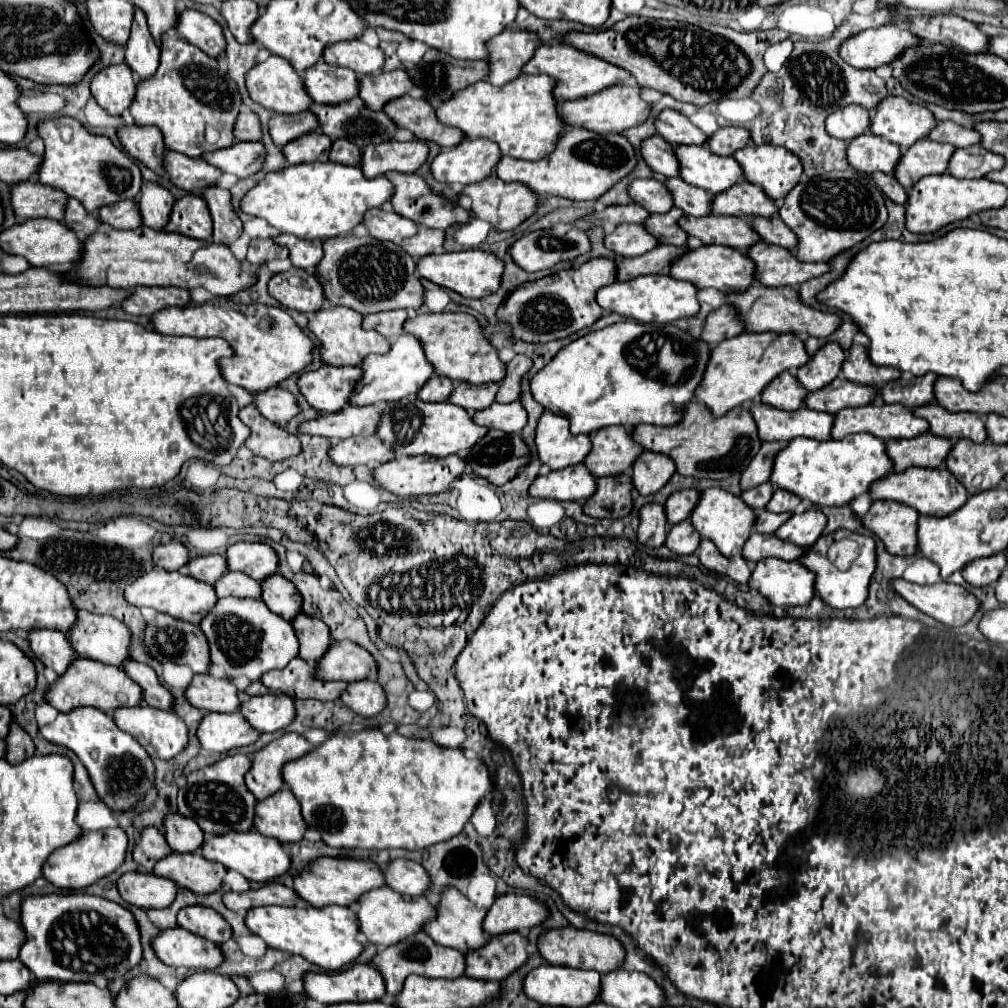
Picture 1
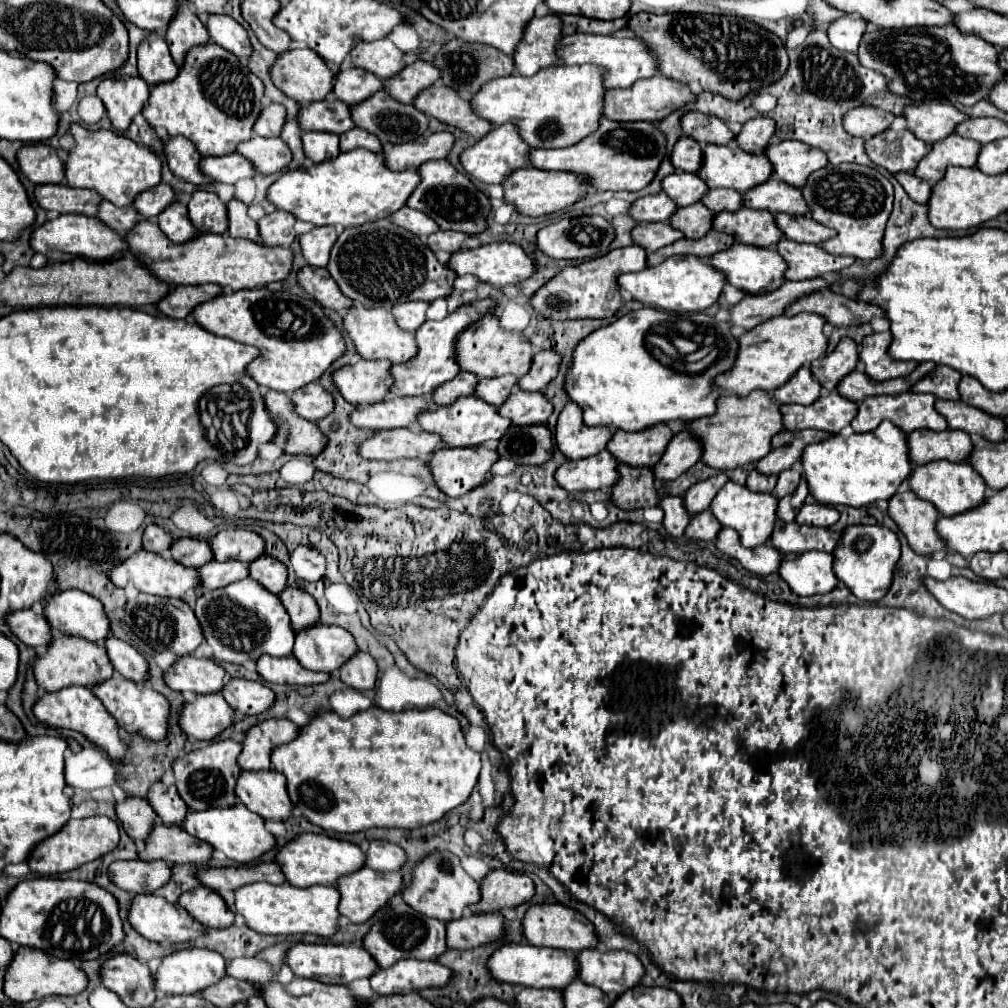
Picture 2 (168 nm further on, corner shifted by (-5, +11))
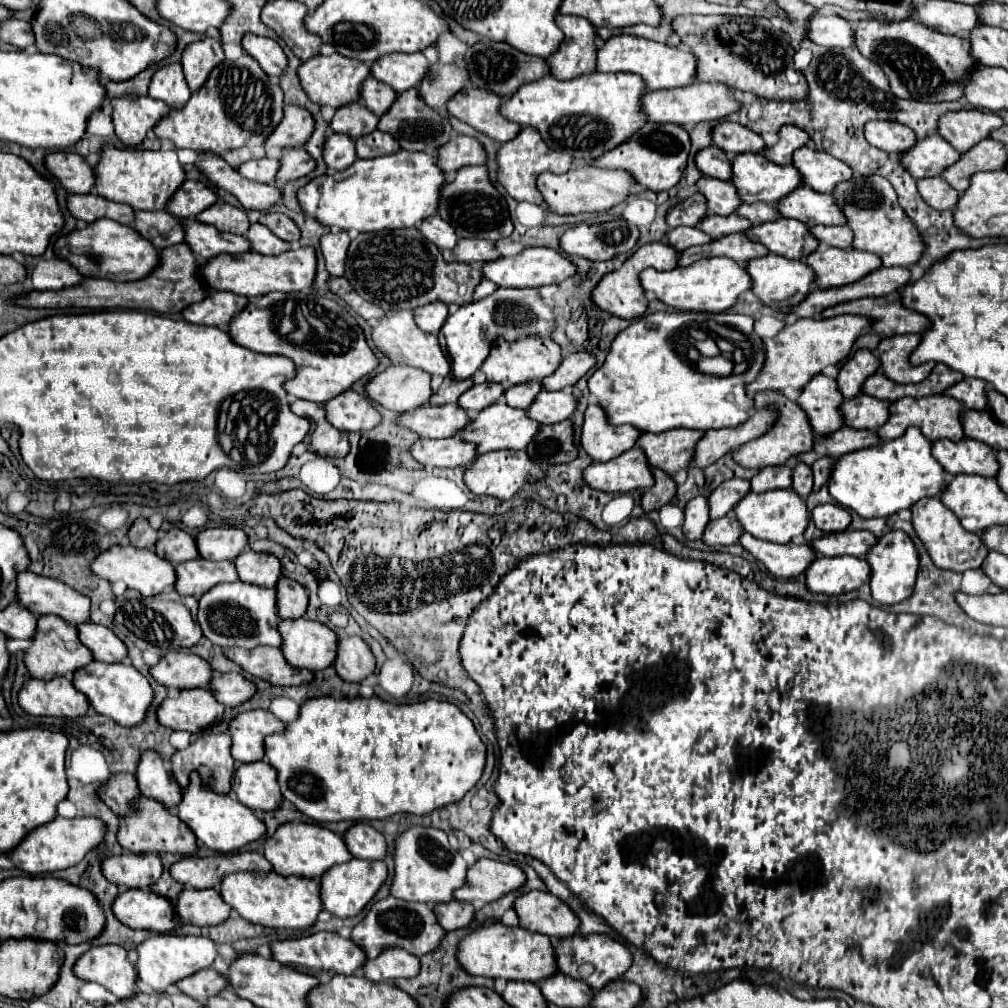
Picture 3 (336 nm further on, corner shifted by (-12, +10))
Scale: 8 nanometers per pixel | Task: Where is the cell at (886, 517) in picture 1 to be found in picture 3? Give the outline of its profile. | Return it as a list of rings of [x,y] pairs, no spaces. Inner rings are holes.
[[[938,497],[918,501],[912,507],[912,523],[914,523],[918,537],[924,541],[932,561],[940,569],[950,569],[950,571],[956,571],[956,573],[964,573],[968,569],[980,569],[982,561],[988,555],[988,547],[984,545],[982,537],[968,533],[960,525],[958,517],[946,505],[942,505],[942,501]]]

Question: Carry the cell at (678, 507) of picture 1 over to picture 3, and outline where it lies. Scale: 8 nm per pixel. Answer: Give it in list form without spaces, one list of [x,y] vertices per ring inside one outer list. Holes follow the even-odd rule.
[[[728,479],[724,481],[720,487],[716,487],[712,491],[712,495],[708,497],[708,505],[710,505],[710,519],[720,519],[724,515],[728,515],[736,501],[740,501],[744,495],[750,493],[750,481],[746,479]]]

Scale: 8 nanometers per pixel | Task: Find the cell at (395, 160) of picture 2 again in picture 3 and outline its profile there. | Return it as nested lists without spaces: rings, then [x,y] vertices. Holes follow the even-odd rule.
[[[456,135],[440,149],[438,165],[444,173],[450,175],[450,173],[456,173],[460,167],[486,165],[486,161],[488,161],[488,153],[478,139]]]

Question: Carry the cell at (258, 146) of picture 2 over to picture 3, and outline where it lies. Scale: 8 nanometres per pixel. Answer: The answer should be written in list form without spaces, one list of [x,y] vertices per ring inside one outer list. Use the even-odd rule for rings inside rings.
[[[284,149],[282,151],[282,161],[280,161],[280,171],[276,179],[280,183],[290,183],[300,177],[306,177],[316,169],[316,161],[306,153],[306,149]]]

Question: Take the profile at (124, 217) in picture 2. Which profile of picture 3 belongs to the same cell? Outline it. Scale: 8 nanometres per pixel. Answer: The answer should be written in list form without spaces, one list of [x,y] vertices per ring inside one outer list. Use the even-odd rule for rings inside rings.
[[[136,211],[134,229],[148,237],[158,251],[184,241],[182,221],[168,211]]]

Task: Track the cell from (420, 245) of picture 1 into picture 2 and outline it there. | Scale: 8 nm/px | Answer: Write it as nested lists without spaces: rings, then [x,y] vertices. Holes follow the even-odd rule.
[[[439,230],[439,232],[433,232],[431,236],[427,236],[427,246],[429,246],[435,254],[449,256],[449,254],[461,250],[461,246],[463,246],[463,242],[465,242],[467,238],[469,238],[469,236],[463,234],[463,232]]]

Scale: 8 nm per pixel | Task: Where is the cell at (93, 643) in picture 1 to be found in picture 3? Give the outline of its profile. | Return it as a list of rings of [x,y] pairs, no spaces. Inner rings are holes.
[[[24,571],[16,577],[16,601],[34,615],[58,615],[72,625],[90,621],[90,599],[52,577]]]

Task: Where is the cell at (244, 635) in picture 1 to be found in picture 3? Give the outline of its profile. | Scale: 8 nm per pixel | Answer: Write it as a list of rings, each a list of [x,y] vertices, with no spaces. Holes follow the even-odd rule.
[[[234,581],[234,583],[220,583],[200,597],[198,623],[202,627],[202,633],[222,649],[228,647],[254,649],[258,645],[280,647],[282,641],[276,629],[278,621],[280,619],[276,615],[276,589]]]

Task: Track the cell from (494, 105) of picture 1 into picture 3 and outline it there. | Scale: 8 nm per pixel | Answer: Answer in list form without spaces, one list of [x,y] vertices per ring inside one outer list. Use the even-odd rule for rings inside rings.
[[[590,73],[570,81],[546,75],[534,83],[522,85],[500,111],[506,119],[522,127],[534,127],[550,149],[564,151],[578,161],[590,161],[616,149],[648,123],[642,111],[646,85],[636,73]]]

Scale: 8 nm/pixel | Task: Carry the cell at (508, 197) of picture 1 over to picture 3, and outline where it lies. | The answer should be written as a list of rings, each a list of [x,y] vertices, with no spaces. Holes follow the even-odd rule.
[[[586,165],[582,169],[572,169],[568,173],[556,175],[550,171],[544,171],[538,177],[538,189],[548,205],[548,211],[558,215],[568,213],[594,213],[594,211],[608,211],[616,207],[618,203],[626,201],[634,187],[634,177],[628,171],[622,169],[598,169],[592,165]]]

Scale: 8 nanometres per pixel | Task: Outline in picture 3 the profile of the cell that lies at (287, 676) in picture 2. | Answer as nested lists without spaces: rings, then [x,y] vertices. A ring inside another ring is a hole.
[[[260,645],[260,649],[244,651],[244,649],[226,649],[226,659],[240,665],[250,675],[264,679],[272,685],[302,685],[312,681],[312,671],[294,669],[284,661],[280,649]]]

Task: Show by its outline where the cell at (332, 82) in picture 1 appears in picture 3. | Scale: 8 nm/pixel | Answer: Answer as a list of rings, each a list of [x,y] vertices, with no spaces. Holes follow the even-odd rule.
[[[368,77],[368,81],[364,81],[362,101],[378,117],[382,117],[392,107],[392,101],[396,101],[396,97],[398,93],[394,89],[388,89],[388,85],[376,81],[374,77]]]

